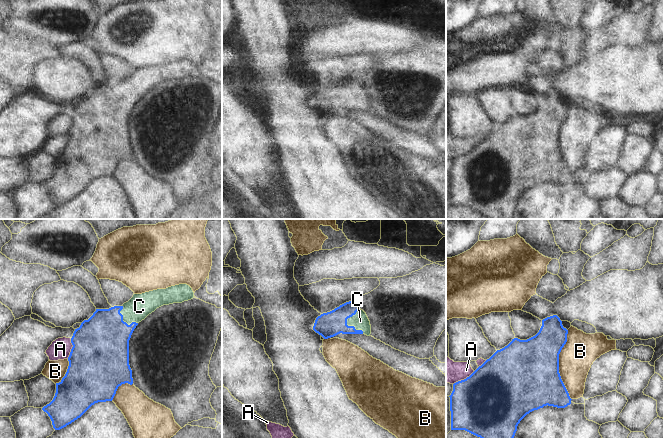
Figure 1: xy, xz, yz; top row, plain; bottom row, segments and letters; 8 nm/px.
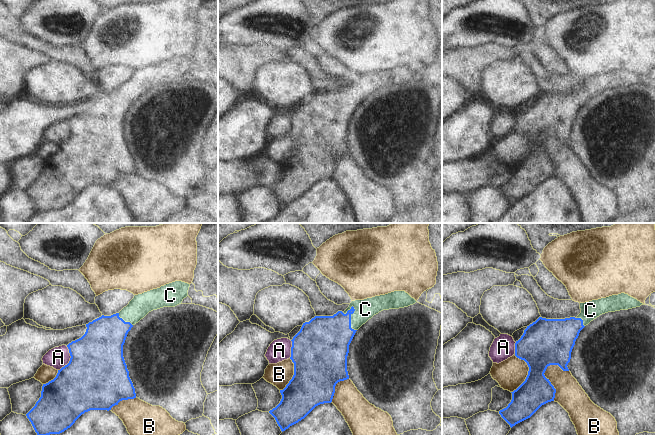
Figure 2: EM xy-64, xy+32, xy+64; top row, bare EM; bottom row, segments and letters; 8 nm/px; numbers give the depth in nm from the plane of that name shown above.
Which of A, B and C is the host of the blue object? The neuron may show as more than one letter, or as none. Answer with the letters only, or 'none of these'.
C

